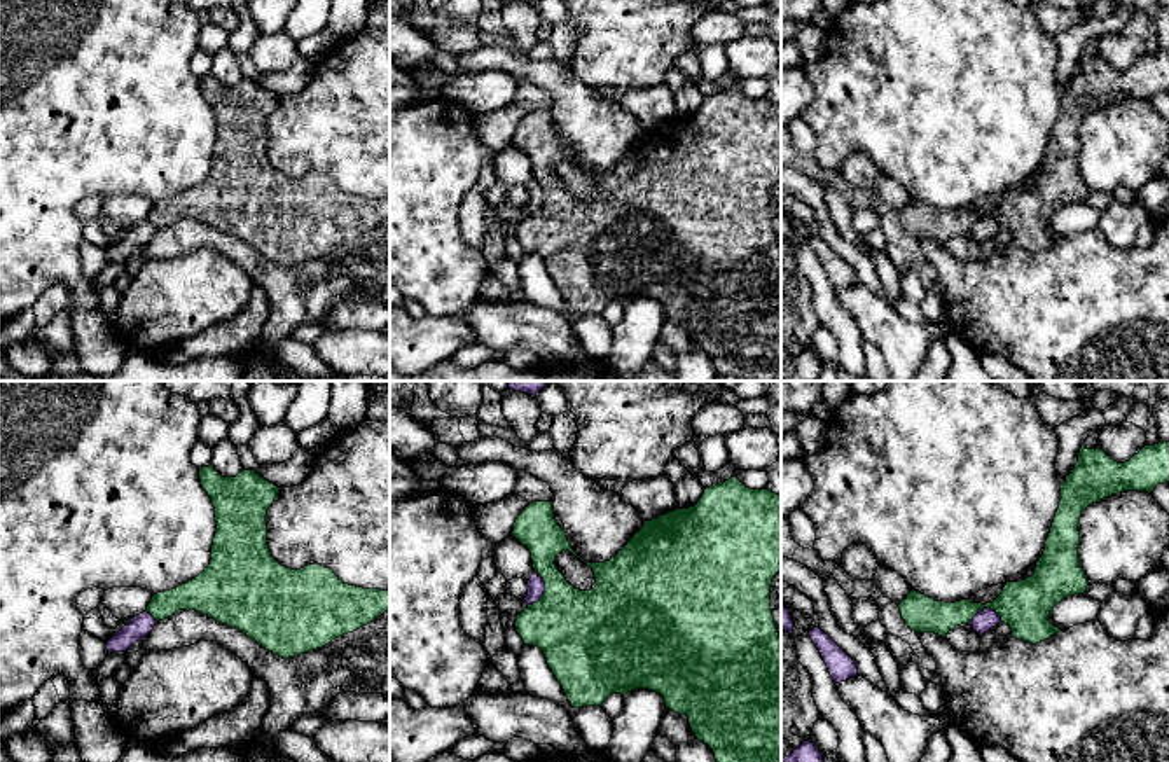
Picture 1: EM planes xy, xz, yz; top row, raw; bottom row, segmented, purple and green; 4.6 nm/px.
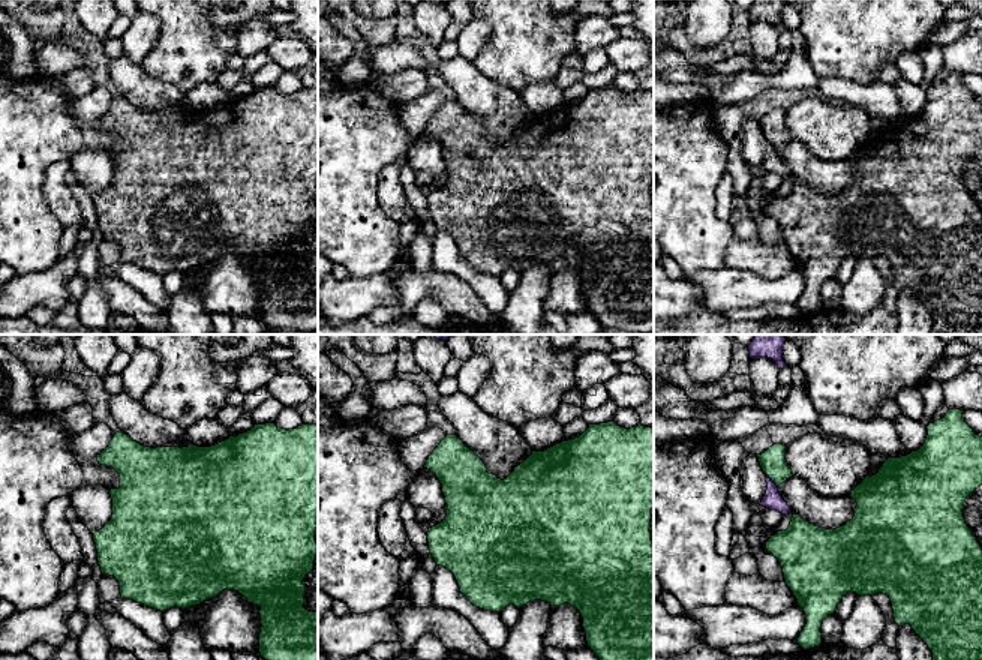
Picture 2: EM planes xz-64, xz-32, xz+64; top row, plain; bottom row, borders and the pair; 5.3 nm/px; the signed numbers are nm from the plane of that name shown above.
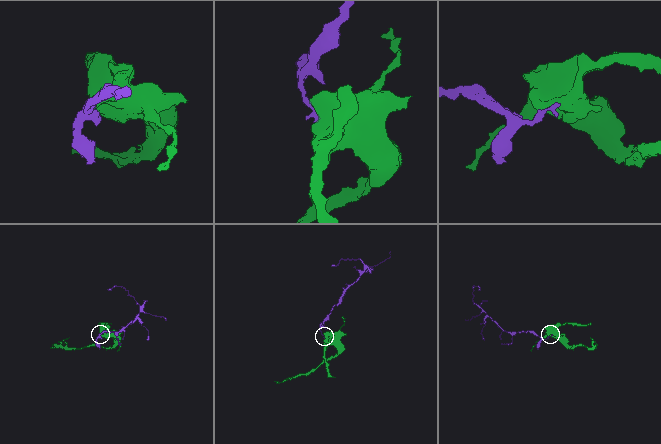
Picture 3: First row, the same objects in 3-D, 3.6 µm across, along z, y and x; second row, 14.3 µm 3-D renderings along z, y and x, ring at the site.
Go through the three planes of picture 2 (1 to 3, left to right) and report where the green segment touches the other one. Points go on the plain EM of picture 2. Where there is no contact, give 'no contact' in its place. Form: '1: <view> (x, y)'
1: no contact
2: xz-32 (446, 174)
3: xz+64 (771, 144)

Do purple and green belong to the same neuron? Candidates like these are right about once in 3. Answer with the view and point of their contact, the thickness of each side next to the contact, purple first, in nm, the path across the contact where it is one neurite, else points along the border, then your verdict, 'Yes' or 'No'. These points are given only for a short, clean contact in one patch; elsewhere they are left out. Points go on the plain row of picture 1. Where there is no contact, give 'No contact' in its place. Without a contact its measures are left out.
Touches purple at xz (544, 198). Thickness 80 nm (purple) against 380 nm. Boundary: xz (535, 179), (544, 191), (544, 201), (528, 214). No

